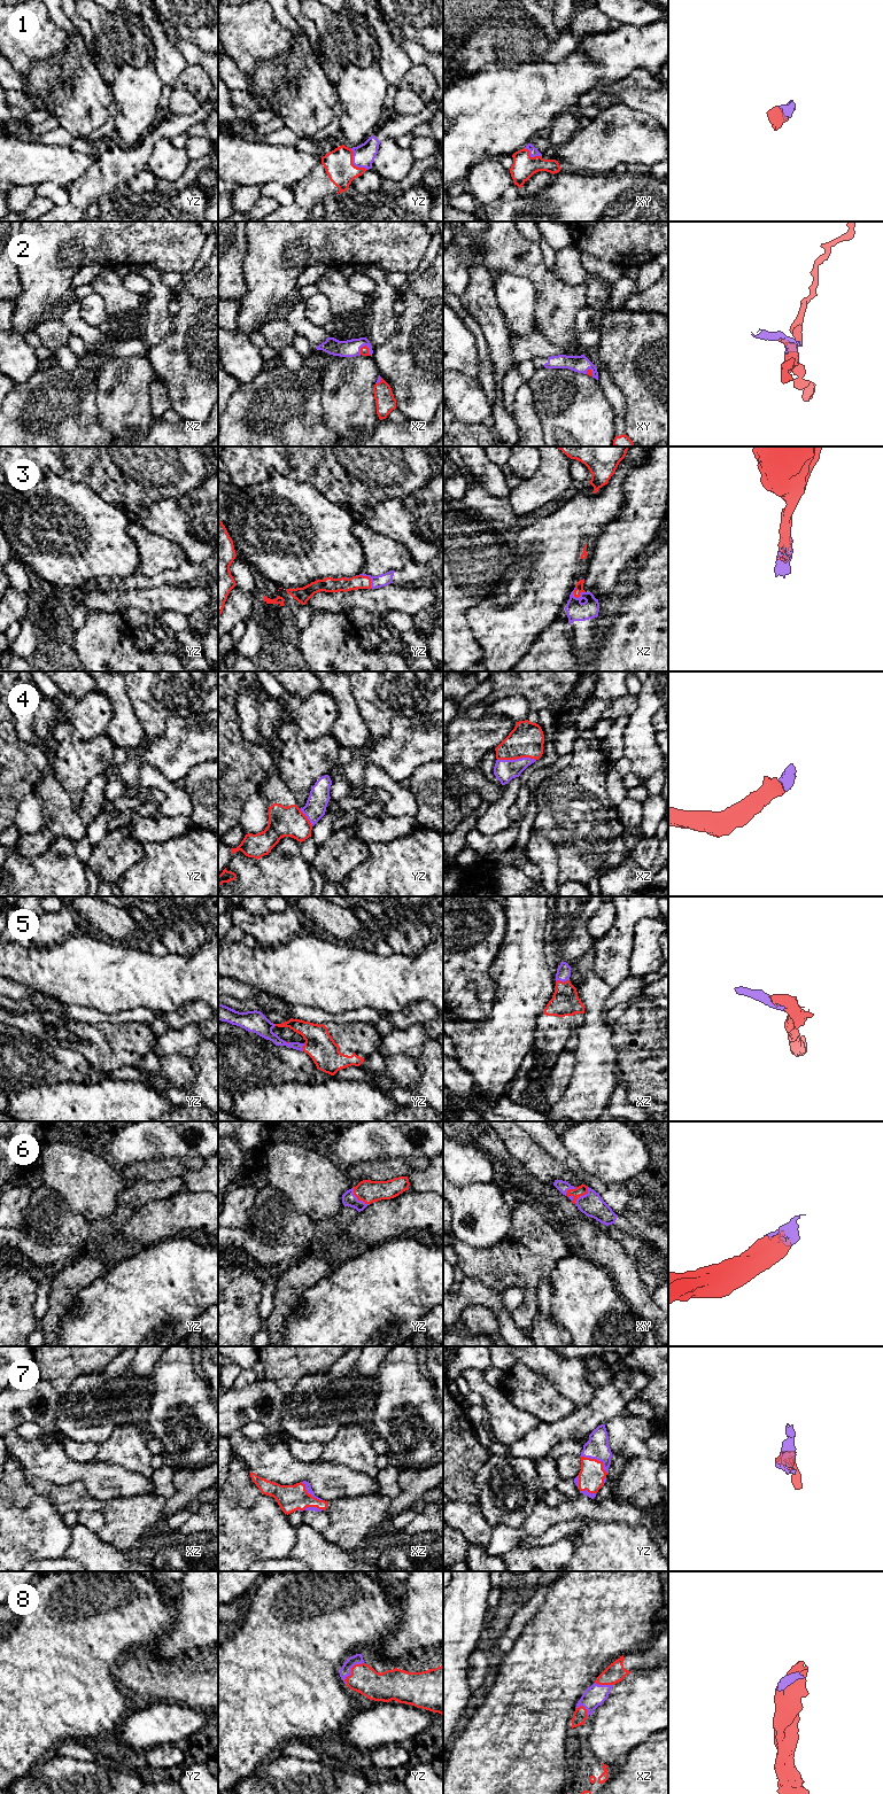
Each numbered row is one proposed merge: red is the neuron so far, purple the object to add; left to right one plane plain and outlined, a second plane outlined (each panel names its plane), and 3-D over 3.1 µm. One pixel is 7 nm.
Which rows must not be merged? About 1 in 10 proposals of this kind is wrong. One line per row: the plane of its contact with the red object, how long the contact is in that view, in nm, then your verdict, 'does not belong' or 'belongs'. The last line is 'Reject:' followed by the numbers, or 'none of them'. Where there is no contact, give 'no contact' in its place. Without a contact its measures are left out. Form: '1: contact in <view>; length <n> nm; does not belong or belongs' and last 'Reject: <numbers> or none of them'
1: contact in yz; length 190 nm; belongs
2: contact in xz; length 110 nm; belongs
3: contact in xz; length 90 nm; belongs
4: contact in xz; length 280 nm; belongs
5: contact in xz; length 100 nm; belongs
6: contact in xy; length 160 nm; belongs
7: contact in yz; length 240 nm; belongs
8: contact in yz; length 200 nm; belongs
Reject: none of them

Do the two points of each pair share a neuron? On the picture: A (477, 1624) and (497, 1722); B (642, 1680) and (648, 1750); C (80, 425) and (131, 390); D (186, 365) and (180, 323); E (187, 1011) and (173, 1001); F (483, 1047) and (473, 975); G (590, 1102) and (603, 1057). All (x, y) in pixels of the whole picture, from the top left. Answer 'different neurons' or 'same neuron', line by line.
A: different neurons
B: different neurons
C: different neurons
D: same neuron
E: different neurons
F: different neurons
G: same neuron

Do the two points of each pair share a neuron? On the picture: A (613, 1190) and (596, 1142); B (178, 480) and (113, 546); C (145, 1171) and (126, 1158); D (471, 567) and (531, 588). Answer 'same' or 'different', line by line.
A: different
B: different
C: different
D: different

